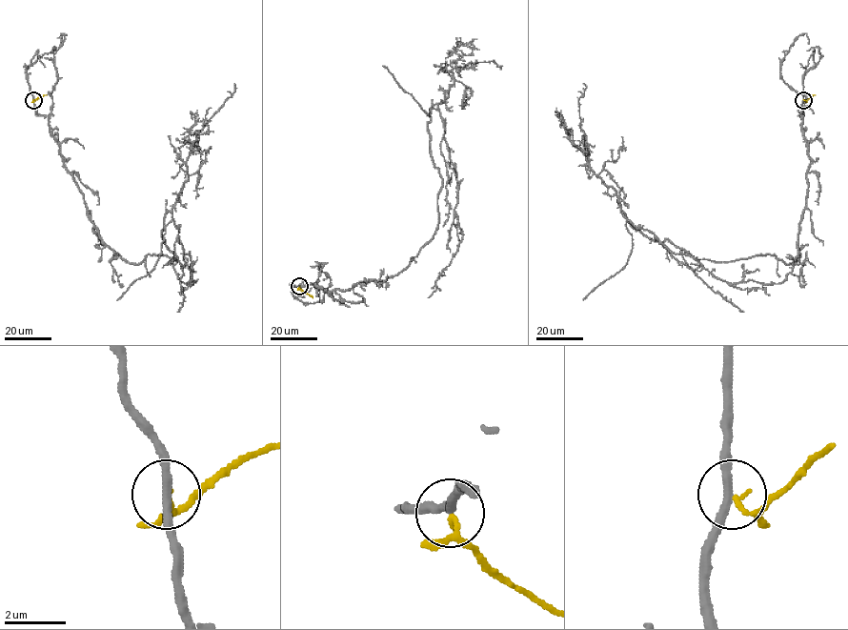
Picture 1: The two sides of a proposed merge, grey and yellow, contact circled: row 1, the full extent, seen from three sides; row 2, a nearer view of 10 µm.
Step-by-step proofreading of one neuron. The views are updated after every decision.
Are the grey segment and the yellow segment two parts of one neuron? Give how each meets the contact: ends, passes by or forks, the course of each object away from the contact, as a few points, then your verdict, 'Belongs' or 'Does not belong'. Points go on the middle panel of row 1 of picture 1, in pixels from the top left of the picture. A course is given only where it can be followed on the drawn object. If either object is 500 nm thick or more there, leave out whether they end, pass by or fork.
At the ring grey passes by. At the ring yellow passes by. Course of grey: (299, 286), (329, 294), (385, 281), (433, 236), (442, 178), (428, 124), (436, 104), (462, 234), (428, 297). Course of yellow: (299, 286), (312, 297). Does not belong

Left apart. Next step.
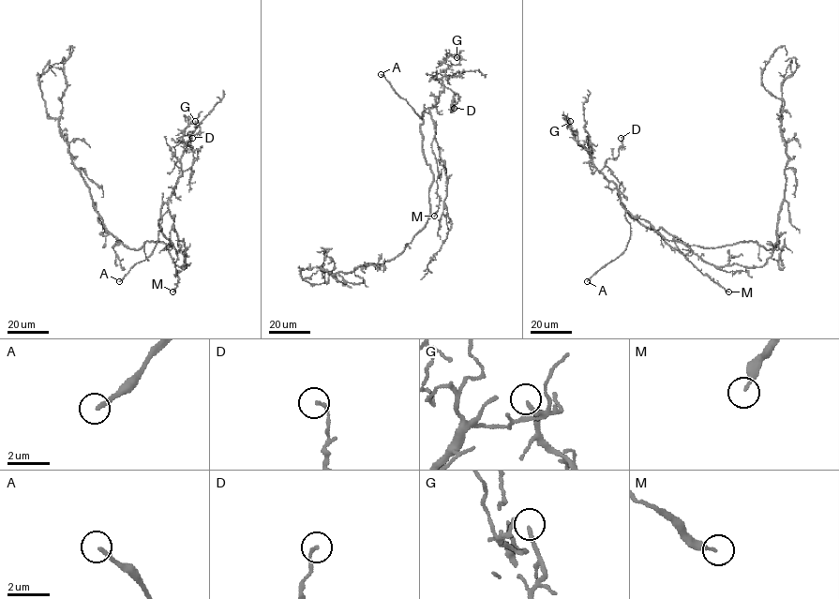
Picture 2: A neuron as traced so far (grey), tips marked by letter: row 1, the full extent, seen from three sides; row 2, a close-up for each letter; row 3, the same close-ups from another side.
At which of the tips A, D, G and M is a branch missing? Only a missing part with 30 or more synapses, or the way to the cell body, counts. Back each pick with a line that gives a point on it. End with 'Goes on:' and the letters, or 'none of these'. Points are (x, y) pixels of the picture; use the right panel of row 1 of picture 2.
A: at (587, 281)
Goes on: A

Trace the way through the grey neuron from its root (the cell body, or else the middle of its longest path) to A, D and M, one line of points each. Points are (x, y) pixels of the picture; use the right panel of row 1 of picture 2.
A: (717, 247), (686, 245), (661, 228), (650, 230), (634, 219), (621, 203), (630, 224), (626, 249), (587, 281)
D: (717, 247), (685, 245), (631, 217), (616, 186), (600, 172), (618, 156), (621, 138)
M: (717, 247), (686, 245), (661, 228), (650, 230), (621, 203), (728, 292)

